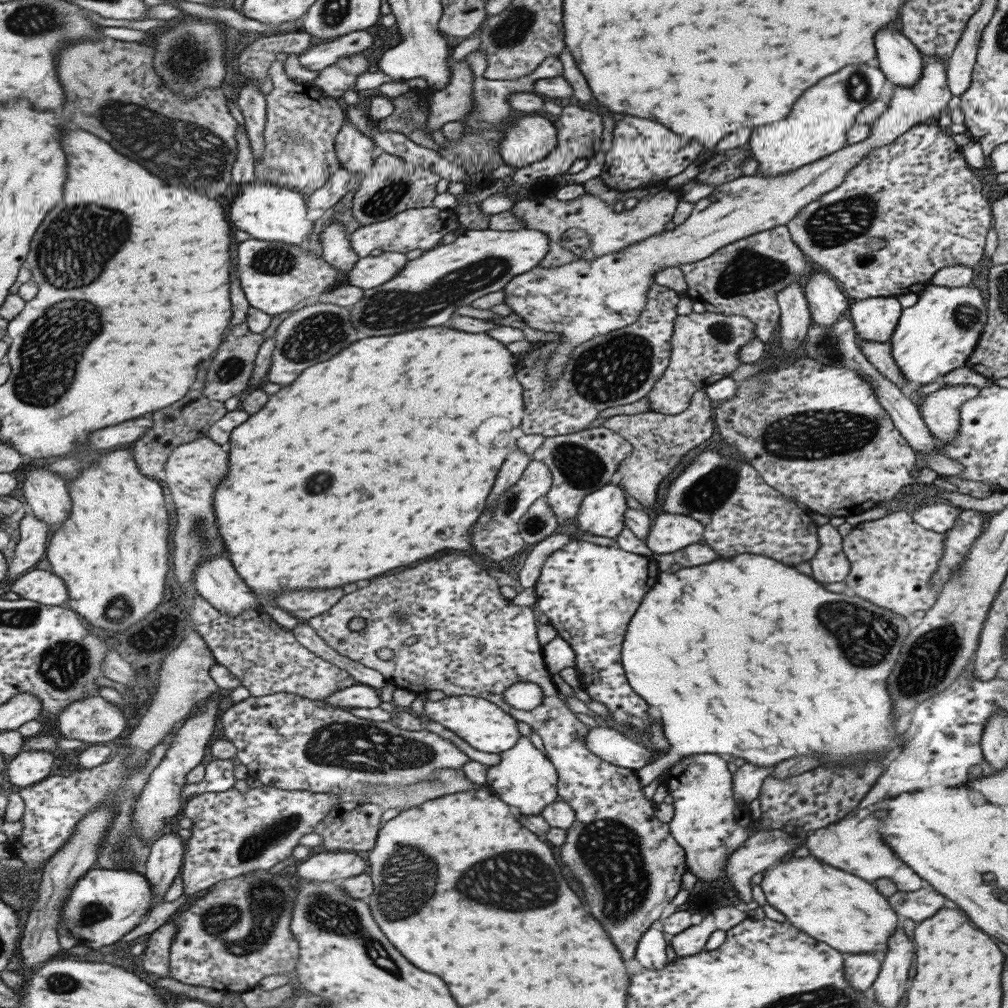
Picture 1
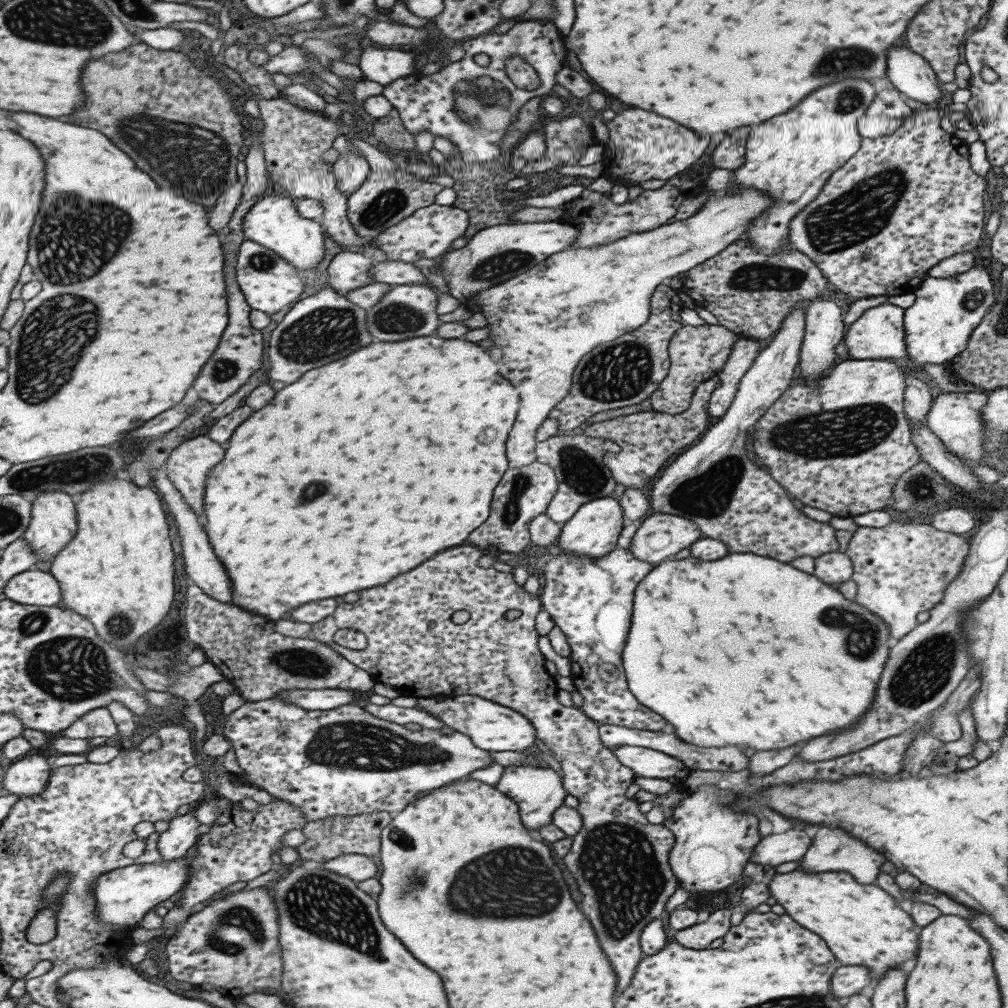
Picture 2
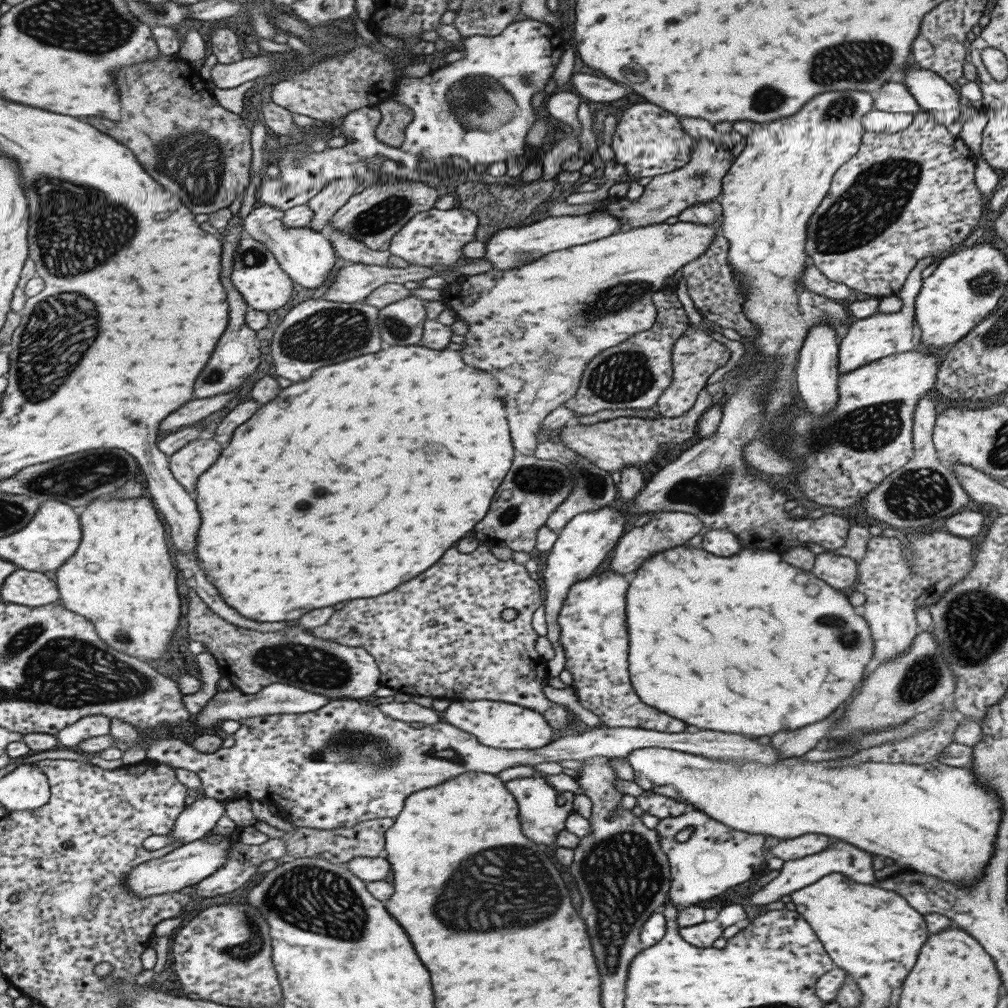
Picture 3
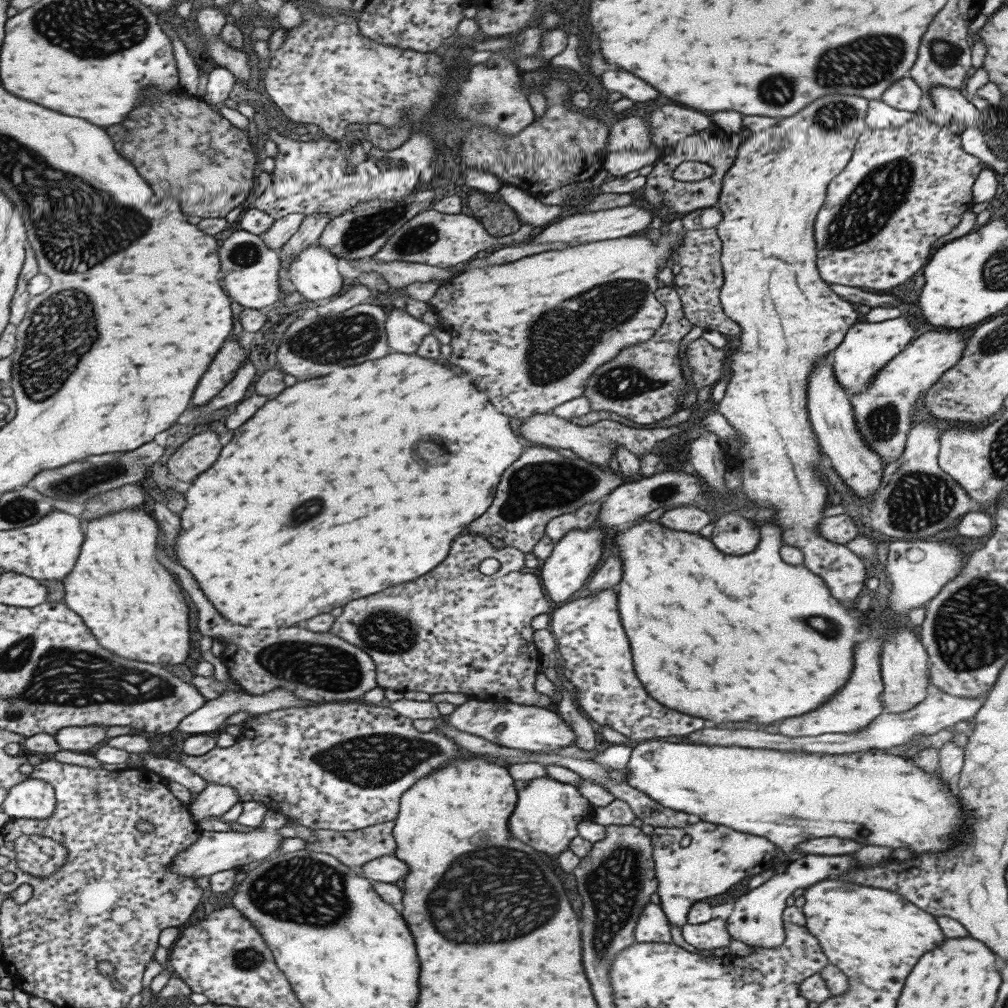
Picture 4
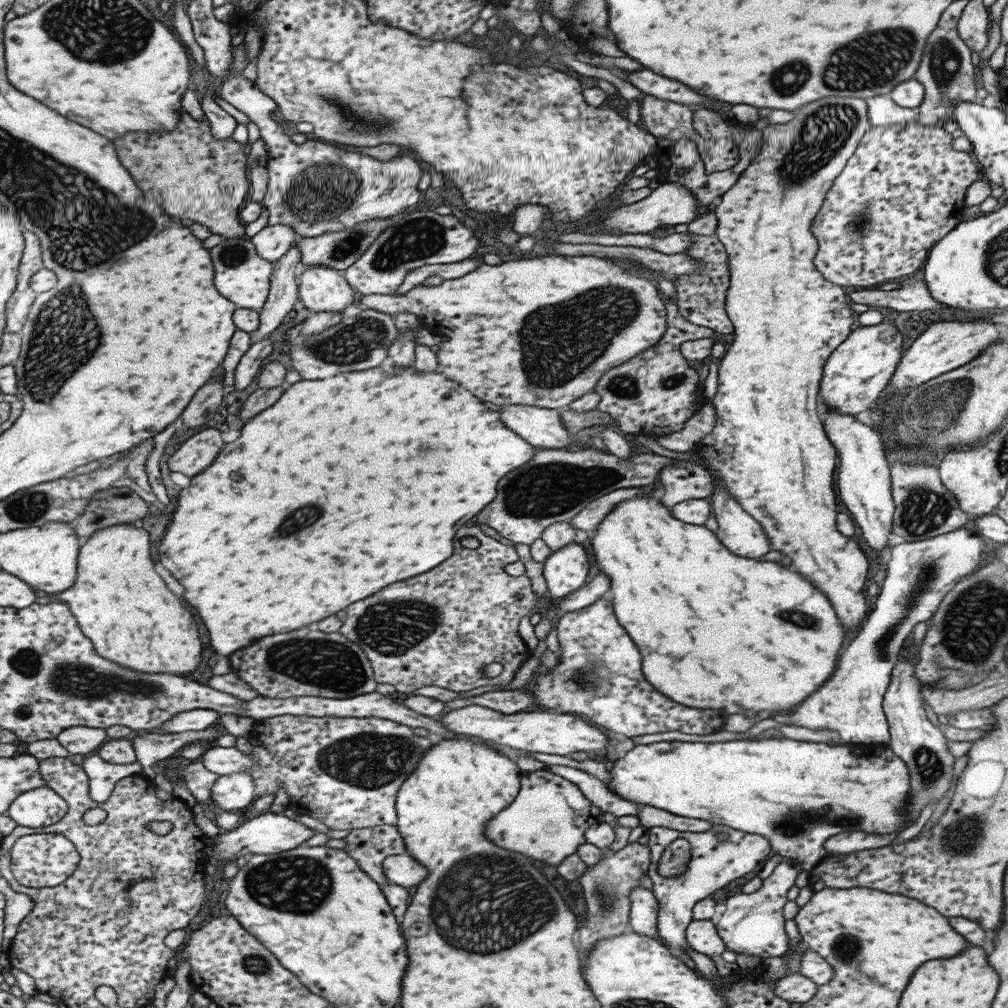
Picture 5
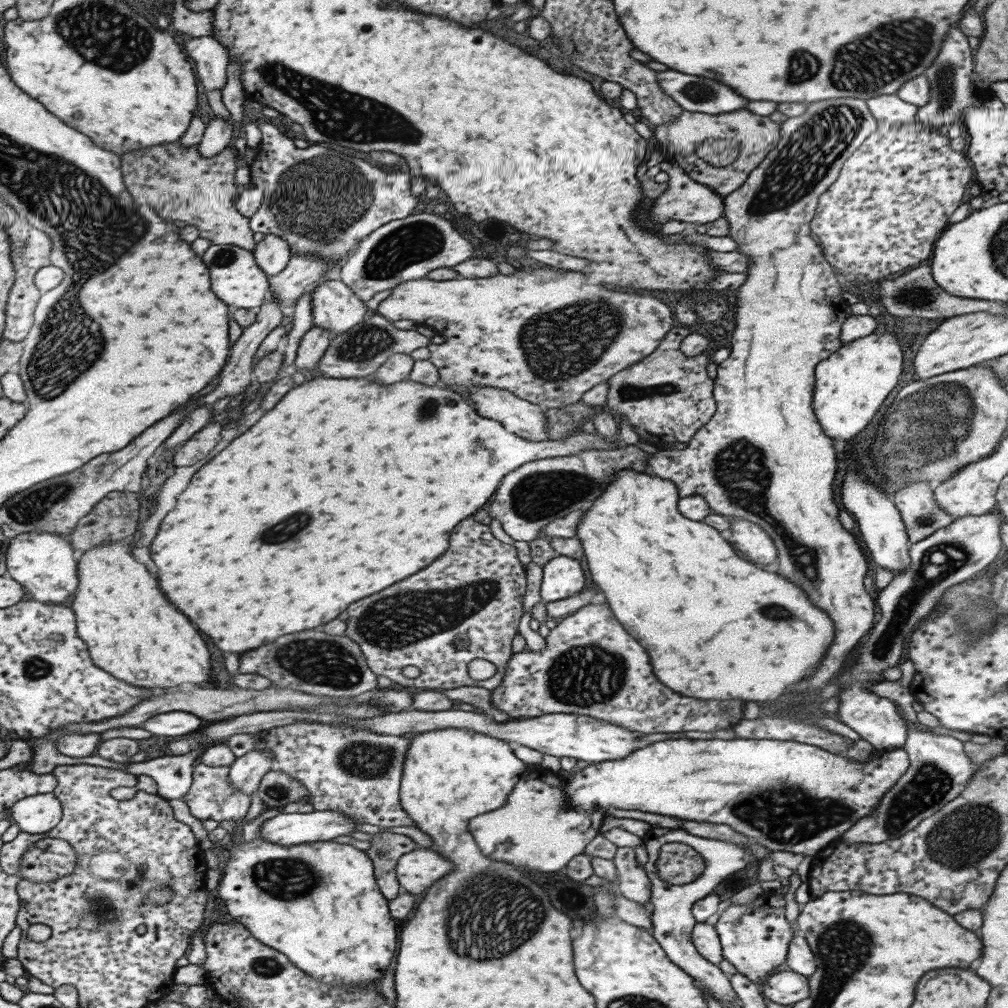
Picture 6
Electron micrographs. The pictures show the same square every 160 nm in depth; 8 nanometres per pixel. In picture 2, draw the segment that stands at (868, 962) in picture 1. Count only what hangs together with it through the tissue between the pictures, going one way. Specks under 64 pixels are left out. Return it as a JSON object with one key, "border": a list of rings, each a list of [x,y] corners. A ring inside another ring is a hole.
{"border":[[[861,965],[839,966],[829,979],[829,990],[836,999],[841,999],[861,992],[870,982],[870,970]]]}

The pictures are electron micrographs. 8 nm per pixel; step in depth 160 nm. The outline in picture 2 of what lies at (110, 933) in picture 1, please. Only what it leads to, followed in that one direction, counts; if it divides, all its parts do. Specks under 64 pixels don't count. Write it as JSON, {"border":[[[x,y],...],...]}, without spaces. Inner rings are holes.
{"border":[[[192,852],[183,857],[174,858],[173,860],[163,860],[162,863],[155,864],[130,864],[126,867],[110,869],[110,872],[99,875],[94,880],[94,914],[97,915],[99,923],[109,923],[115,927],[133,927],[141,923],[143,916],[149,910],[156,909],[156,904],[167,900],[172,894],[181,890],[182,886],[187,882],[190,873],[190,856]]]}

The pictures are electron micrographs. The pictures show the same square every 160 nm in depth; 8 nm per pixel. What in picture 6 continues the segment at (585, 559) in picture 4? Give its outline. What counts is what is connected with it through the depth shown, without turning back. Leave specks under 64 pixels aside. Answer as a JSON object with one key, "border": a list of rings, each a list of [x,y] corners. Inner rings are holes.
{"border":[[[563,555],[551,557],[541,571],[539,596],[543,603],[561,600],[582,591],[585,576],[579,561],[574,558]]]}

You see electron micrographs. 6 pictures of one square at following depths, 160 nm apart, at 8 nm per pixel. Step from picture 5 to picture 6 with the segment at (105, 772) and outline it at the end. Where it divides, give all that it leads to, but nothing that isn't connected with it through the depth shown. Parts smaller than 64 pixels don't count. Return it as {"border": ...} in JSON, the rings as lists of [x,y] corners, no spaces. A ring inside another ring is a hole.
{"border":[[[201,742],[197,748],[183,755],[165,755],[148,761],[127,762],[125,772],[138,777],[146,774],[156,782],[156,795],[163,798],[179,800],[189,790],[192,778],[192,762],[199,759],[209,743]]]}

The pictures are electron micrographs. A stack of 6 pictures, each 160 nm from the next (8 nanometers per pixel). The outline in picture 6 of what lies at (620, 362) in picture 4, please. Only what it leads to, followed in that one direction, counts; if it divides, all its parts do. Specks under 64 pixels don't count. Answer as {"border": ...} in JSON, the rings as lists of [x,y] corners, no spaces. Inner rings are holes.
{"border":[[[675,322],[653,352],[606,380],[608,391],[605,404],[607,404],[607,408],[613,412],[616,419],[619,418],[618,414],[625,416],[631,430],[637,434],[640,442],[646,448],[671,449],[671,444],[686,444],[695,435],[695,431],[700,429],[715,412],[716,403],[712,397],[712,379],[705,374],[705,365],[707,362],[711,362],[712,351],[706,351],[694,357],[686,357],[679,350],[679,345],[688,333],[687,327]]]}

